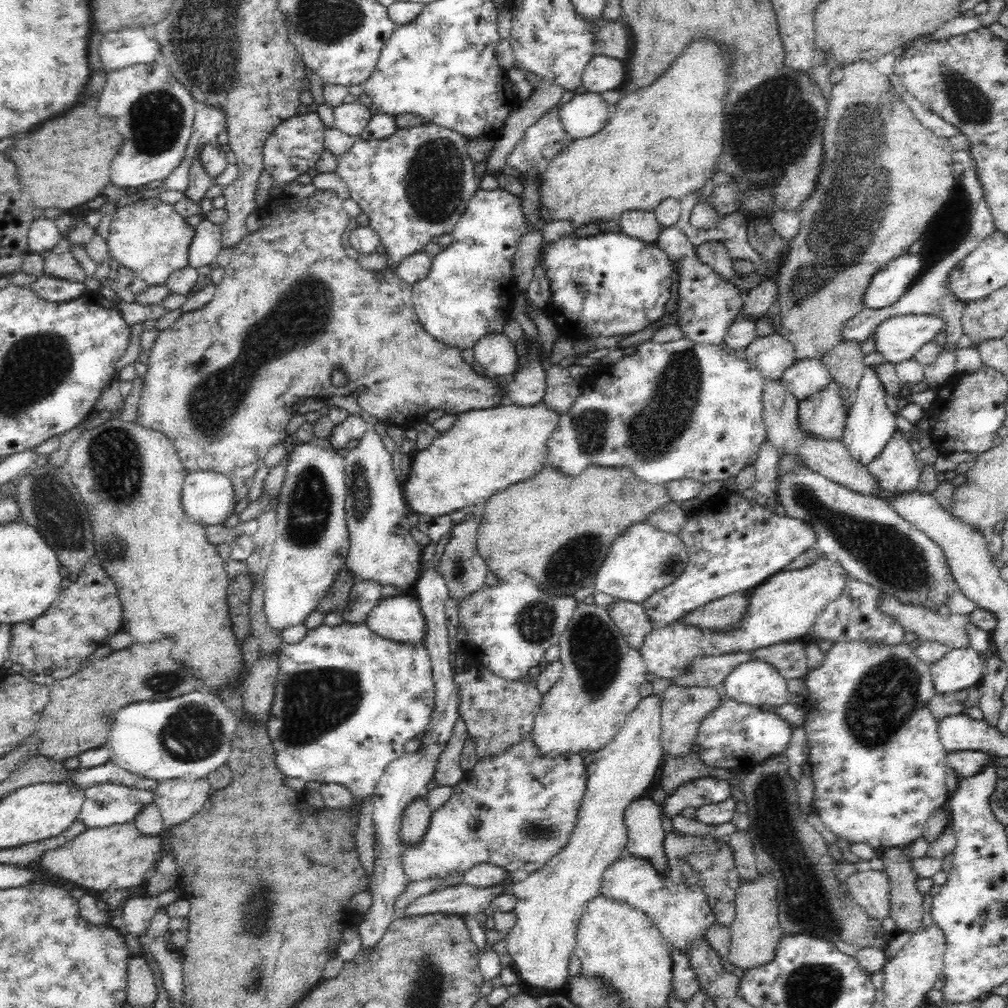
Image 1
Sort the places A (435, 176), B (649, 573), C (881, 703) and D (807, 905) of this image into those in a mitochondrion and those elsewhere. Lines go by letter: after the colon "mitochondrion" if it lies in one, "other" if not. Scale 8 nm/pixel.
A: mitochondrion
B: other
C: mitochondrion
D: mitochondrion

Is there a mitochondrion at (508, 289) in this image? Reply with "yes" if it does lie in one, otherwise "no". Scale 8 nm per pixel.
no

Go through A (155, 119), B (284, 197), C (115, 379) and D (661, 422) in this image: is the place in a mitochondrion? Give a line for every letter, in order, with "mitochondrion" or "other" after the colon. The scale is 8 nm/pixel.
A: mitochondrion
B: other
C: other
D: mitochondrion

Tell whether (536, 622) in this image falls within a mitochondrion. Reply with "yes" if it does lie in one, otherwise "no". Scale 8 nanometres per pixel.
yes

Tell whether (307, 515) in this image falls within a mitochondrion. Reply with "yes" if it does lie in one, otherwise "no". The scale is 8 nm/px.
yes

